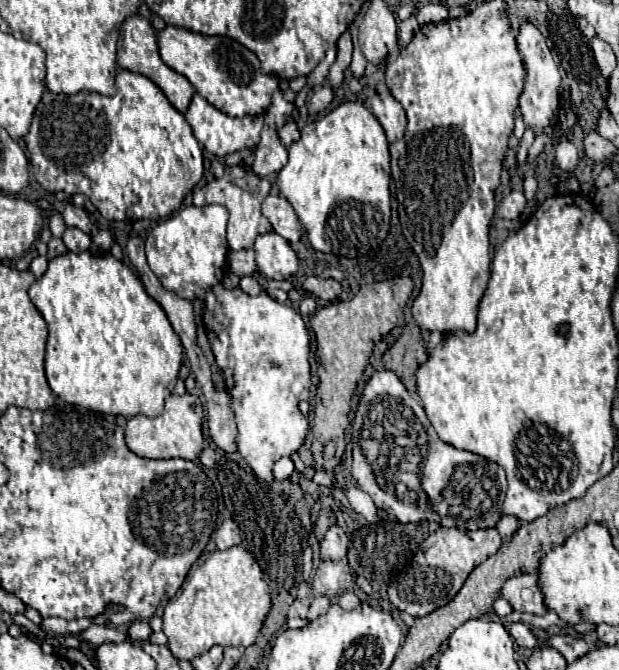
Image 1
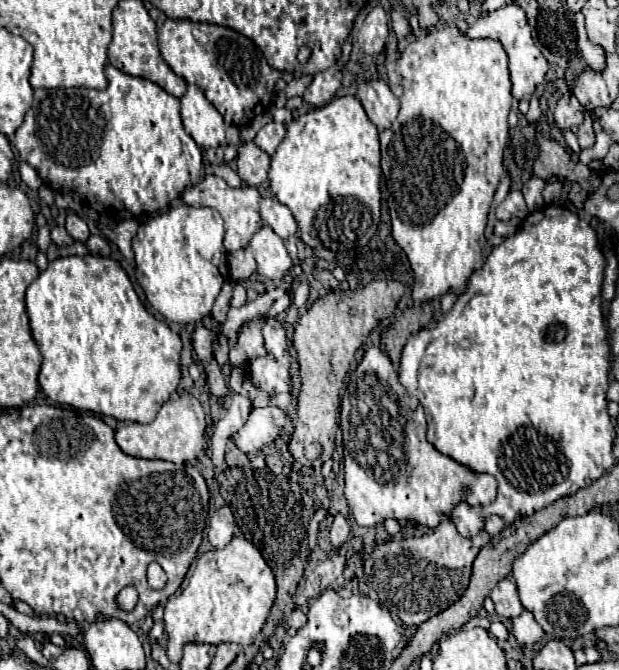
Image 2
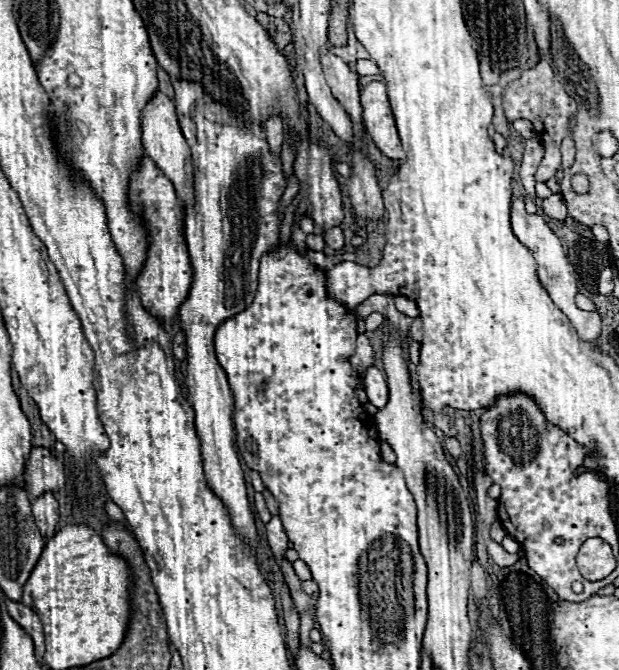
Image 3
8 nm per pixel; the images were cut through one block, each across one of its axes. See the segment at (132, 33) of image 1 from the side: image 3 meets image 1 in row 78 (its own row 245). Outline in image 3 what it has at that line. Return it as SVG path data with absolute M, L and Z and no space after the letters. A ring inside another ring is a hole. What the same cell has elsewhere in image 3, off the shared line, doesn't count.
M148 156L142 158L140 166L136 168L130 180L128 198L130 206L146 220L150 230L150 248L142 272L138 274L136 290L140 294L144 308L154 318L172 324L178 318L178 308L186 300L192 284L192 264L186 252L186 238L182 236L184 208L180 206L172 182L164 178L164 174L154 166L154 162Z

